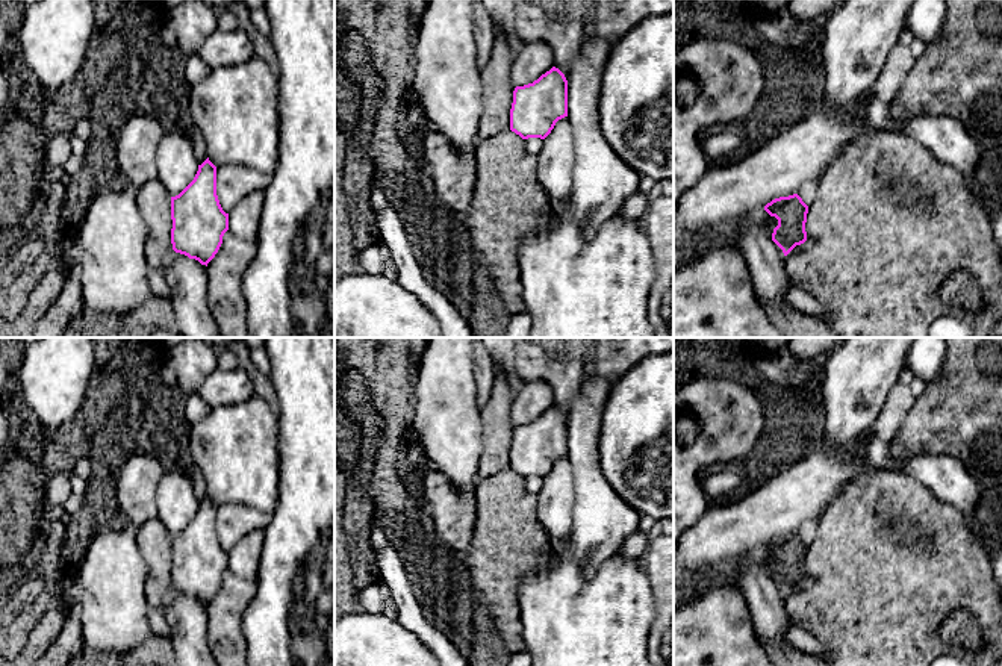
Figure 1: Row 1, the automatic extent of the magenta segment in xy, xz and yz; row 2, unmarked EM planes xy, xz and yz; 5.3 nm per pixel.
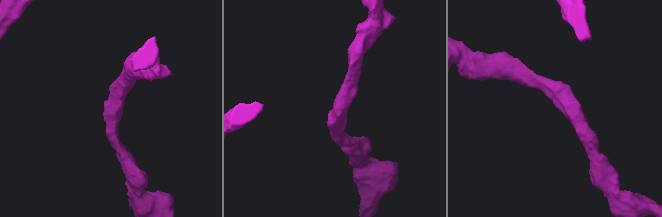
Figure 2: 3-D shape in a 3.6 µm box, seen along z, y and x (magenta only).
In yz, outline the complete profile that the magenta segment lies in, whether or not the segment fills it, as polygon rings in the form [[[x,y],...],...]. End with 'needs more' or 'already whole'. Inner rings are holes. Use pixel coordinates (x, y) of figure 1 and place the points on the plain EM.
[[[798,533],[775,537],[764,545],[764,549],[778,559],[772,580],[783,589],[784,595],[807,580],[808,545]]]; already whole

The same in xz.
[[[552,406],[533,422],[515,427],[510,469],[522,478],[545,478],[565,456],[568,456],[568,419],[559,407]]]; already whole

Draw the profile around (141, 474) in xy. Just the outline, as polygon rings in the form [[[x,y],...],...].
[[[133,454],[127,459],[117,483],[117,501],[124,524],[136,530],[157,516],[156,489],[163,475],[163,466],[147,454]]]

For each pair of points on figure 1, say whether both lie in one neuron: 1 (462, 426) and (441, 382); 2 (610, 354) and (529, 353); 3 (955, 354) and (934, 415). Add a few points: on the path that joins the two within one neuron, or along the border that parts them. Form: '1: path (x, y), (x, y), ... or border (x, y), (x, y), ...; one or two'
1: path (451, 415), (447, 410), (447, 392); one
2: path (591, 353), (548, 353); one
3: path (955, 370), (955, 394), (949, 400); one

